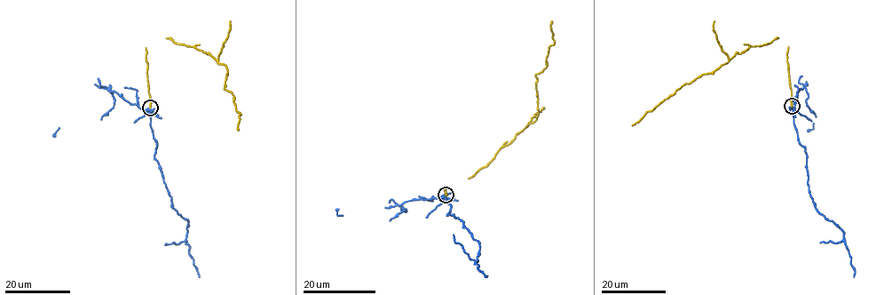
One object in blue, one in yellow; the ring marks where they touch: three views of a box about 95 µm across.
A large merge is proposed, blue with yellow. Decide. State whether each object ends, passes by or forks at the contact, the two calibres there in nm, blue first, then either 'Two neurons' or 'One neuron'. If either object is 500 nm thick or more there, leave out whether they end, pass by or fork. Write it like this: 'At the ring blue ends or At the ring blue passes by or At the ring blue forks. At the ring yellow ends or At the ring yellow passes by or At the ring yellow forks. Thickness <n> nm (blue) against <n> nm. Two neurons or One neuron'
At the ring blue passes by. At the ring yellow ends. Thickness 280 nm (blue) against 200 nm. Two neurons

